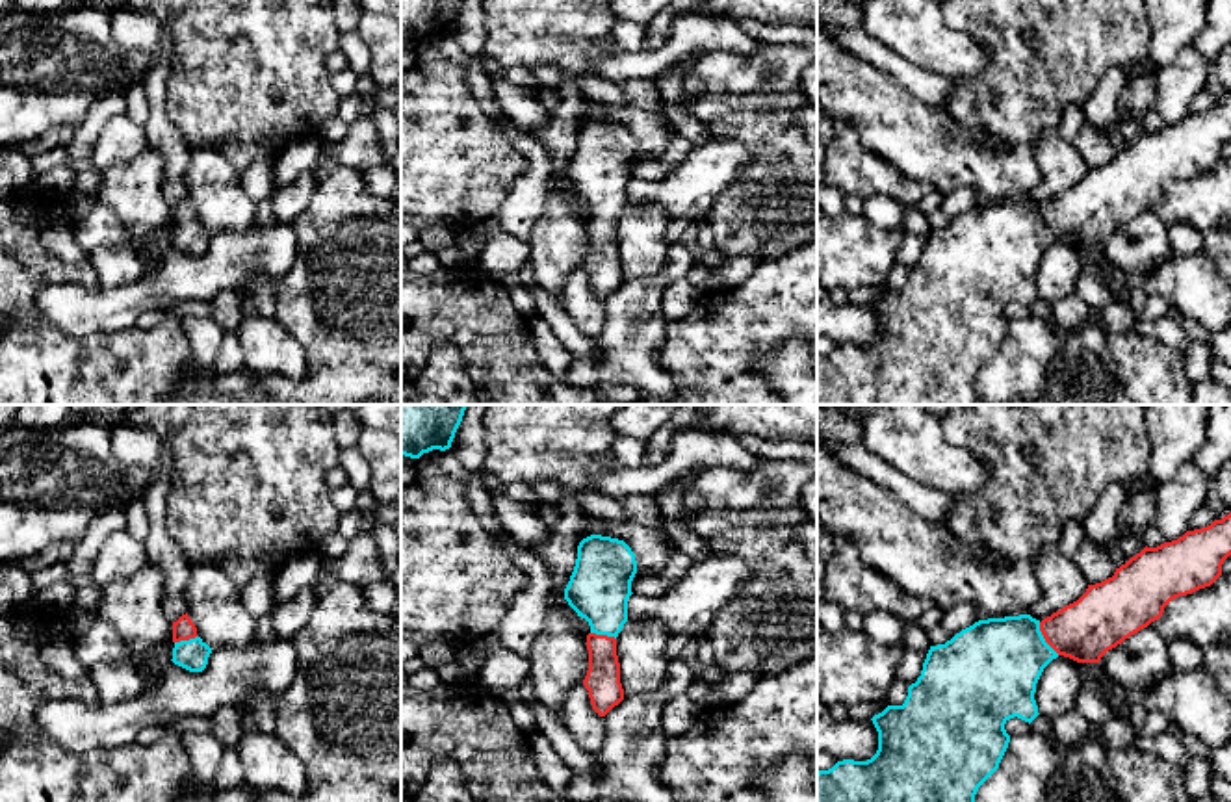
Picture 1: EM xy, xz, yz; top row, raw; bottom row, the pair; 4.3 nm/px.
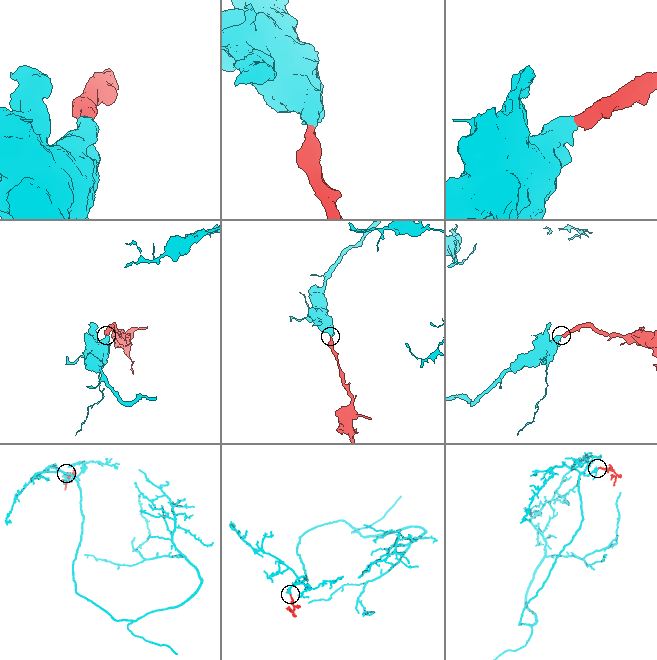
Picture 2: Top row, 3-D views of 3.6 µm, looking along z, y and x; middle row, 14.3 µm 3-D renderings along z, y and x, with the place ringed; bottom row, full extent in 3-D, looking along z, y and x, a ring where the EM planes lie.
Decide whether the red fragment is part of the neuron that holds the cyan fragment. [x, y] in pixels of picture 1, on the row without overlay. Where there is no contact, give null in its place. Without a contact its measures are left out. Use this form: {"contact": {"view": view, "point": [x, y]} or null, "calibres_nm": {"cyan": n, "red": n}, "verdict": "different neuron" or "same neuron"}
{"contact": {"view": "yz", "point": [1044, 223]}, "calibres_nm": {"cyan": 400, "red": 260}, "verdict": "same neuron"}

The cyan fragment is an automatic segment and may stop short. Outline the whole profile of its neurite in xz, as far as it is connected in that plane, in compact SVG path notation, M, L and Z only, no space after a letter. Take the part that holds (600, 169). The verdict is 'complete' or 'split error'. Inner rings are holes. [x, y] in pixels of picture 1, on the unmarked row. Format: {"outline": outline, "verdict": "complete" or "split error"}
{"outline": "M590 119L577 130L576 150L564 173L568 189L590 210L583 269L600 301L624 284L616 221L628 206L635 158L635 137L624 124Z", "verdict": "split error"}

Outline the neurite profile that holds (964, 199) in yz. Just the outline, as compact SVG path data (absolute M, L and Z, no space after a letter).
M960 188L951 195L941 199L941 204L936 212L928 215L928 223L932 230L945 228L962 213L978 206L978 195L971 188Z

